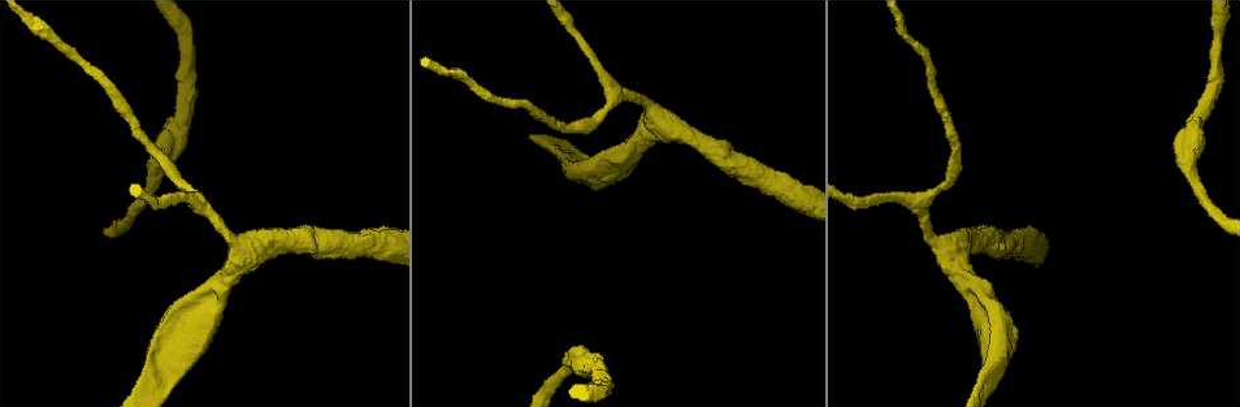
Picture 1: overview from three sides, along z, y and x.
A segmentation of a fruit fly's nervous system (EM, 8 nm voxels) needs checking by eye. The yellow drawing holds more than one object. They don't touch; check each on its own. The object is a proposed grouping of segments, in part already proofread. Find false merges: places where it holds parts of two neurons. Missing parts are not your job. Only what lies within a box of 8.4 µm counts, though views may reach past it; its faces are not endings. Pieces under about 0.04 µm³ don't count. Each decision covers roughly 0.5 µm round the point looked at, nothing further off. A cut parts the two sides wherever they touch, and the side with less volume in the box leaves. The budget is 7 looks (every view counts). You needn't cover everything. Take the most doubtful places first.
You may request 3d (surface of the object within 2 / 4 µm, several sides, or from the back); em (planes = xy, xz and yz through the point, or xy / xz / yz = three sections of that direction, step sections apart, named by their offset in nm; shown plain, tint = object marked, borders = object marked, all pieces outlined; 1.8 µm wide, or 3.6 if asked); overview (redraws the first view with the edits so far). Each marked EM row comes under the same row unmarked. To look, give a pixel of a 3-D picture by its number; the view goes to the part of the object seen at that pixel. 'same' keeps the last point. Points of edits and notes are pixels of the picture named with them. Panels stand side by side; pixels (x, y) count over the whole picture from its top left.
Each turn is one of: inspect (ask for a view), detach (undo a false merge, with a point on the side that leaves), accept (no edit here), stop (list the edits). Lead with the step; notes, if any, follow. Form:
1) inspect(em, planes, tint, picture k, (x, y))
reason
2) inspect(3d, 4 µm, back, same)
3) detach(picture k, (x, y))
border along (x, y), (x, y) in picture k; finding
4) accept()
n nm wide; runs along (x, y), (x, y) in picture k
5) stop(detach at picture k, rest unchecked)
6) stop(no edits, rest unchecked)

inspect(em, xy, step 16, tint, picture 1, (1191, 167))
sudden change in width

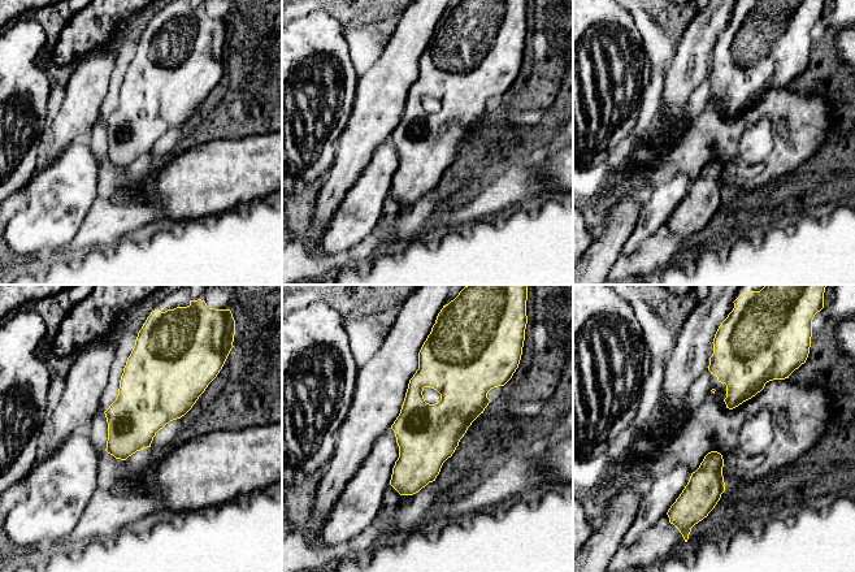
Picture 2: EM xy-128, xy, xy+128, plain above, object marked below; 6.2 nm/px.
inspect(em, xz, step 4, tint, same)
another direction

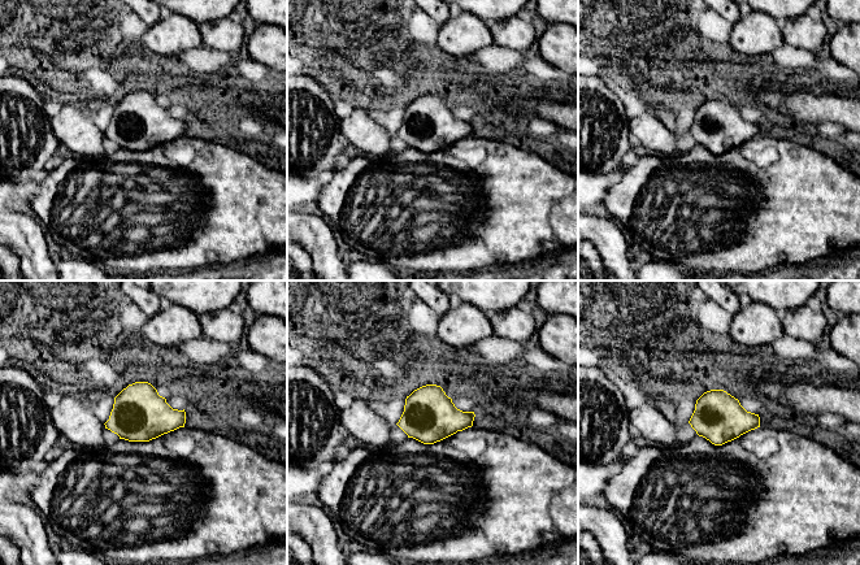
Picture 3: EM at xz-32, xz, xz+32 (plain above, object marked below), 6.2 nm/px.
accept()
320 nm wide; all the same neuron

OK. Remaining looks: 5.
inspect(em, planes, tint, picture 1, (202, 207))
three-way junction

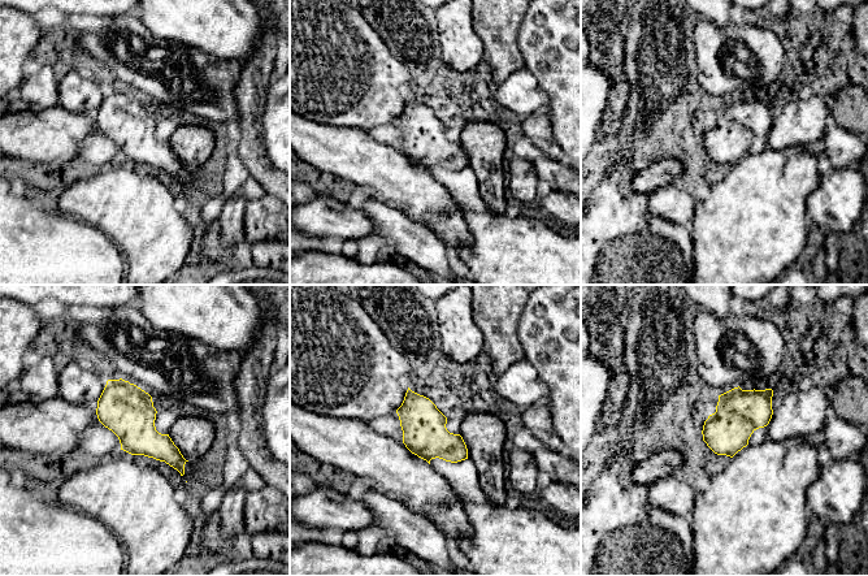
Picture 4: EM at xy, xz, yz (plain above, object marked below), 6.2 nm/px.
accept()
continuous, no second neuron

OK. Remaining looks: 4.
inspect(em, xz, step 8, tint, picture 1, (163, 378))
sudden change in width

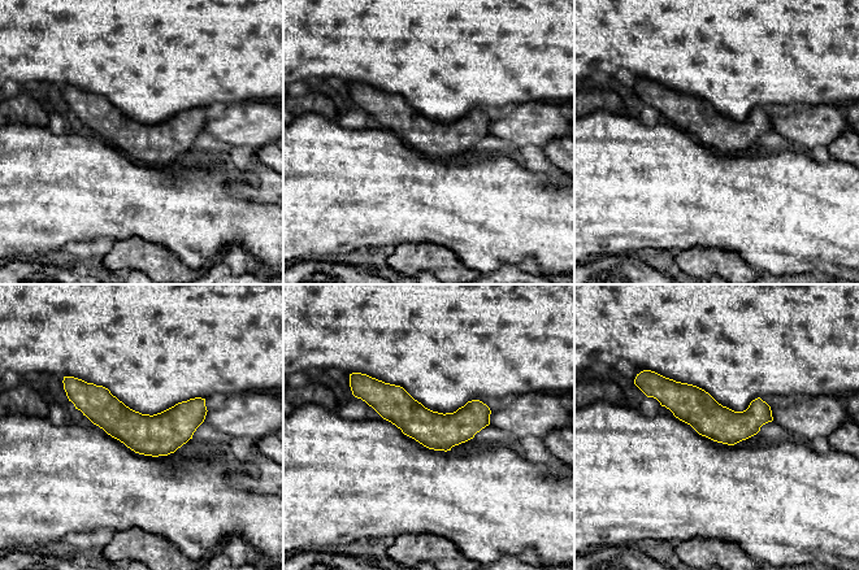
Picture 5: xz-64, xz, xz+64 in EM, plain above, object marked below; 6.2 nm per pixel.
inspect(em, planes, tint, same)
cut it another way

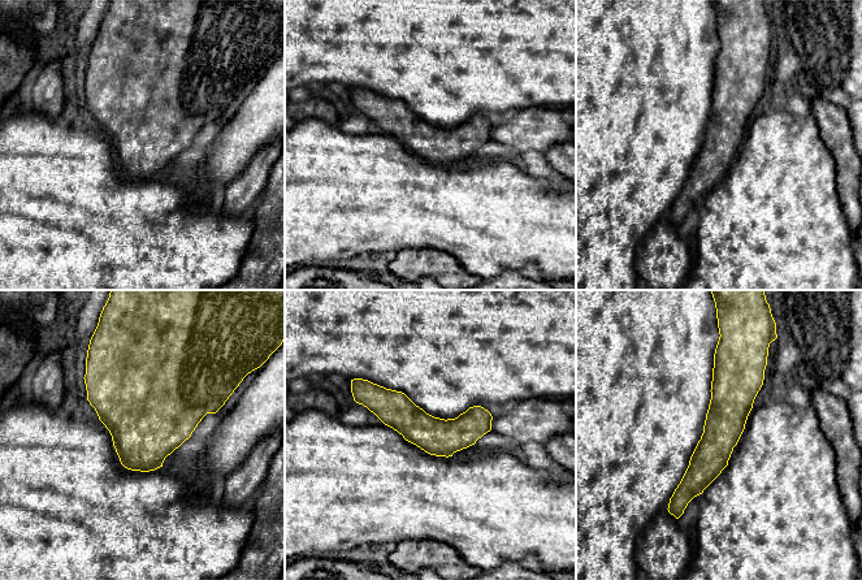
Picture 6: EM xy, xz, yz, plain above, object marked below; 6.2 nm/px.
accept()
240 nm wide; runs along (728, 358), (726, 421), (681, 502) in picture 6; continuous, no second neuron

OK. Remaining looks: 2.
stop(no edits, rest unchecked)

